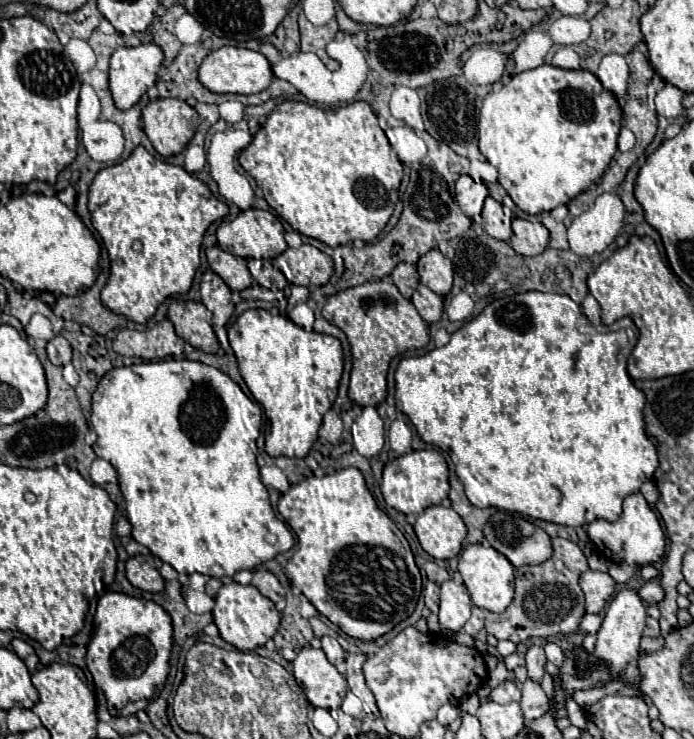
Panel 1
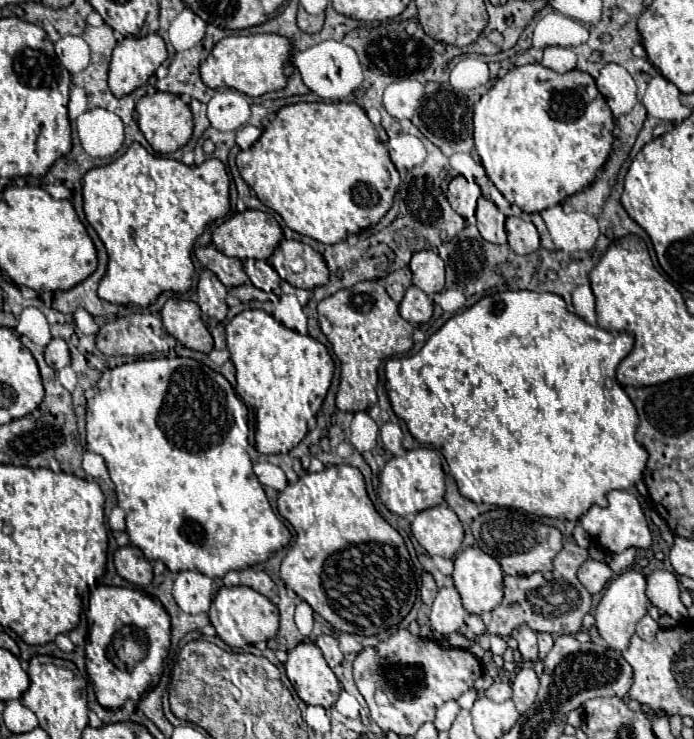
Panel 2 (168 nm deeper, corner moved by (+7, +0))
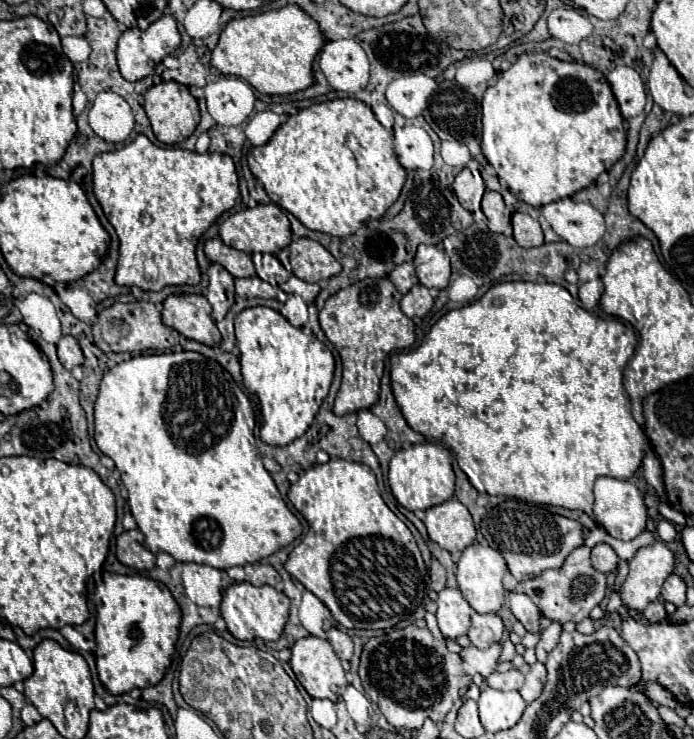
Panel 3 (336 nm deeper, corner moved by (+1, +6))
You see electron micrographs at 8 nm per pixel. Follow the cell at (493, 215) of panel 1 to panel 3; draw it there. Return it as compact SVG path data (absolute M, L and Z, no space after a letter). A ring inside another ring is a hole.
M486 191L484 193L484 203L482 211L488 219L488 229L494 233L502 233L506 237L512 237L512 225L510 225L511 211L506 209L504 199L496 191Z

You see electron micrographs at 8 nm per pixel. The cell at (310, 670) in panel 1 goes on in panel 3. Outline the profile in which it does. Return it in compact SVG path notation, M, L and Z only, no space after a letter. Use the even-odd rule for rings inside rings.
M304 637L304 639L298 639L292 647L292 659L290 659L290 667L292 671L296 673L298 681L302 683L302 687L308 691L310 697L316 697L316 699L330 699L330 701L338 701L344 693L344 689L348 687L348 681L346 681L346 673L340 665L340 659L338 655L332 651L332 645L326 641L326 639L320 639L320 637Z

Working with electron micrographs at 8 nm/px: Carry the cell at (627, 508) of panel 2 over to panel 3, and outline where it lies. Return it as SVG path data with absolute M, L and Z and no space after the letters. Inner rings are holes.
M598 477L594 485L594 519L598 525L602 525L614 539L620 541L632 541L646 529L648 519L648 507L644 503L642 491L632 485L630 481L618 481L610 477Z

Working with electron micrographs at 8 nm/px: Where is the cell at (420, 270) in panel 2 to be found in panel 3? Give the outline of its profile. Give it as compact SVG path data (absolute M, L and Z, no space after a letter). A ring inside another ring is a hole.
M418 245L414 257L416 275L428 289L444 289L450 281L450 259L438 245Z

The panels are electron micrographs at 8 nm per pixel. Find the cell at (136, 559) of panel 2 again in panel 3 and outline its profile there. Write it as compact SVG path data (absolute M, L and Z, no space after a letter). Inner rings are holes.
M138 529L124 531L116 539L116 557L120 563L138 571L156 567L156 555L144 547L144 535Z

